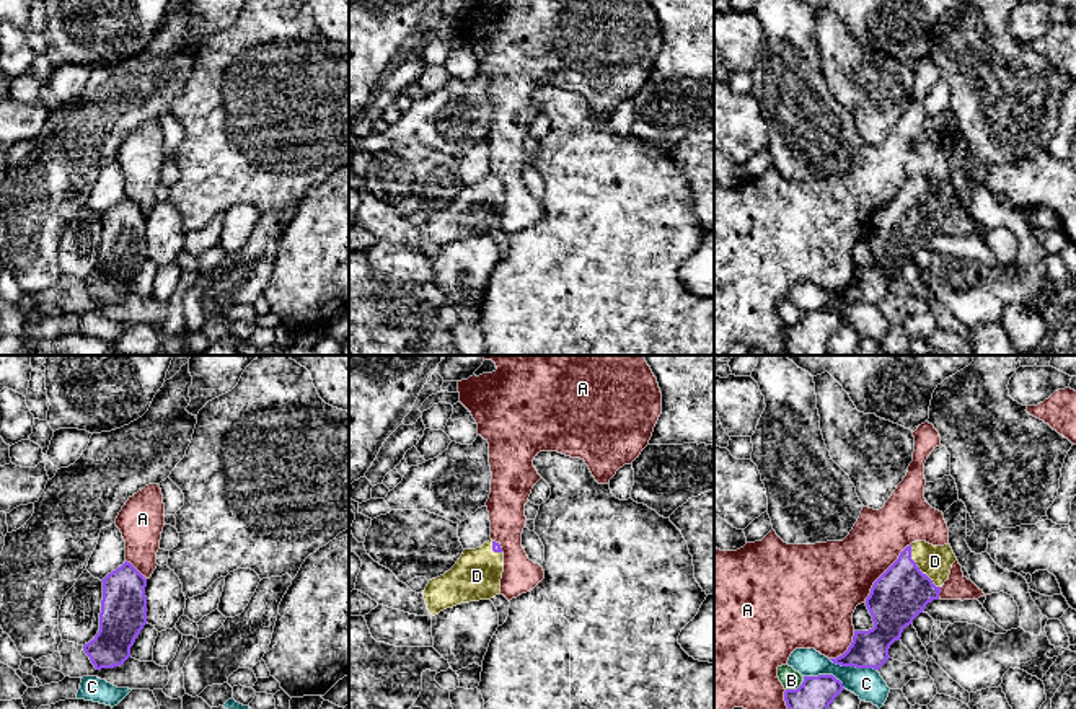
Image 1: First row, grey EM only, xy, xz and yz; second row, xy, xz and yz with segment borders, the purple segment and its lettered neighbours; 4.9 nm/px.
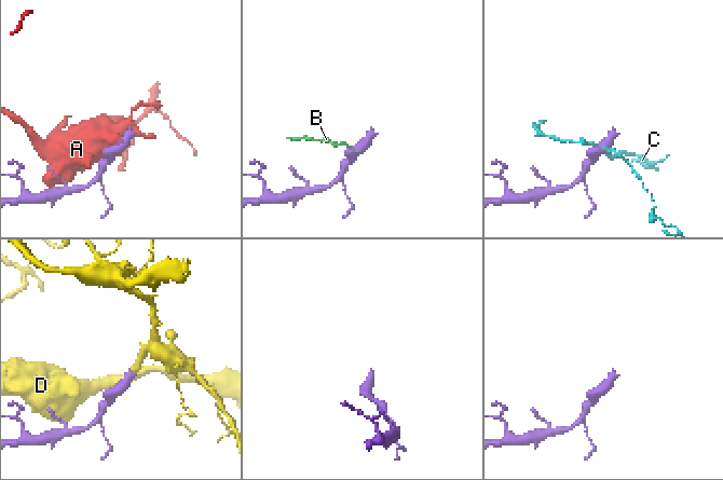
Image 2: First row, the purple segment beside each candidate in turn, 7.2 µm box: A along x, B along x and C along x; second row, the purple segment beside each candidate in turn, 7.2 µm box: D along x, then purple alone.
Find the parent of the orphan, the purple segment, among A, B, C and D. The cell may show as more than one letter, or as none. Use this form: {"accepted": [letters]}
{"accepted": ["D"]}

